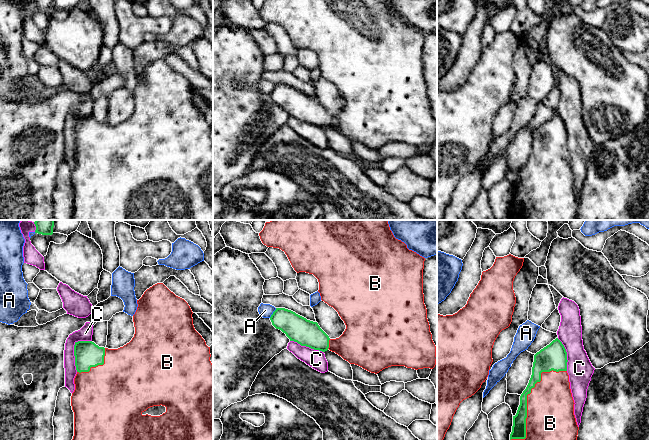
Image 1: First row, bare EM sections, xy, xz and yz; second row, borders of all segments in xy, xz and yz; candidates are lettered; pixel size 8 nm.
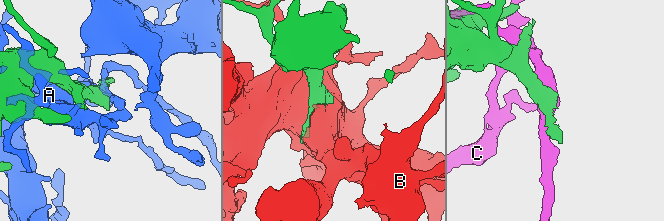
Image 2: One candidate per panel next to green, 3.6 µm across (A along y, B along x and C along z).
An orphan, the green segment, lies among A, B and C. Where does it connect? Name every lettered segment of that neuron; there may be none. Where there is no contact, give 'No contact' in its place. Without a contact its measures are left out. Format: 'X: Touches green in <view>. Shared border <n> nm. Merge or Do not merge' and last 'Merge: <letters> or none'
A: Touches green in xz. Shared border 100 nm. Do not merge
B: Touches green in yz. Shared border 700 nm. Merge
C: Touches green in xy. Shared border 280 nm. Do not merge
Merge: B

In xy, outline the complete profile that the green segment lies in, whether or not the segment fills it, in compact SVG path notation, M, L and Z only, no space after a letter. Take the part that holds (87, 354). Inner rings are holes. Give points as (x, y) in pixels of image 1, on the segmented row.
M157 283L147 289L137 300L137 310L133 315L135 334L132 340L118 349L99 347L92 341L78 341L74 345L75 366L77 374L74 378L75 390L71 396L74 412L74 436L72 440L213 440L213 364L210 361L210 347L195 330L192 310L188 303L171 292L163 283ZM153 406L165 406L166 412L160 416L143 415Z

